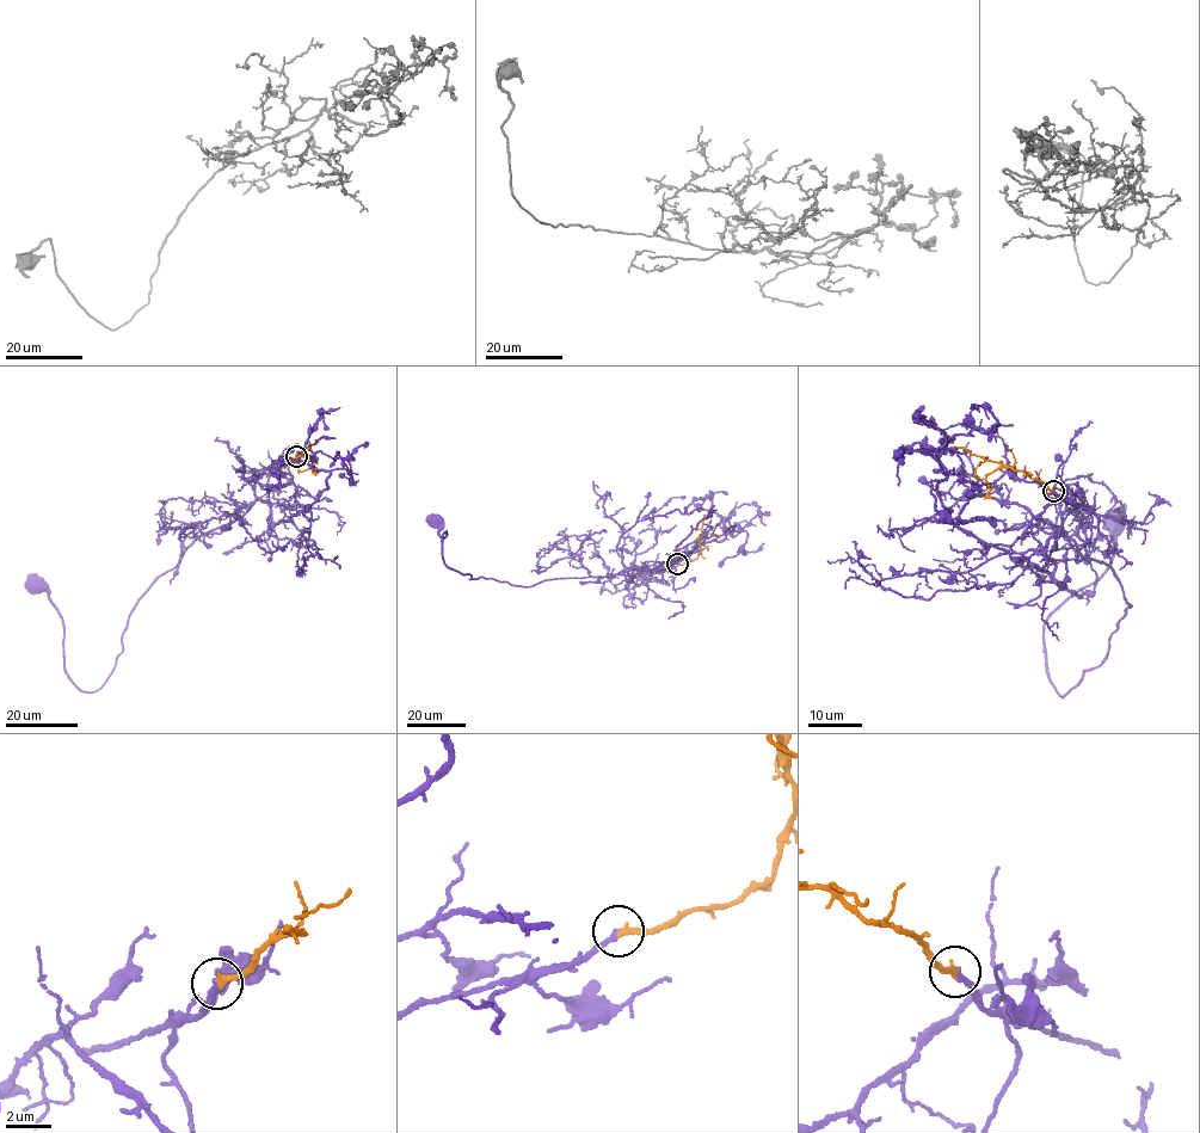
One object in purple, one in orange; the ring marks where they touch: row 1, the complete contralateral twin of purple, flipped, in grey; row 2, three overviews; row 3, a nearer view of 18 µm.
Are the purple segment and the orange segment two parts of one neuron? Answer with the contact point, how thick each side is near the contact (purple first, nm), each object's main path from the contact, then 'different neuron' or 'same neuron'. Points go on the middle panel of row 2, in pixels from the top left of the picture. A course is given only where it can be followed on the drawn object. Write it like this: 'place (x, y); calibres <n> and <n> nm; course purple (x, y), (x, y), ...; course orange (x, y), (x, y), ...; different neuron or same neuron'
place (677, 564); calibres 240 and 280 nm; course purple (678, 565), (644, 578), (634, 562), (616, 574), (523, 586), (471, 579), (448, 566), (447, 530), (434, 519); course orange (678, 565), (697, 556), (697, 537), (708, 550); same neuron

